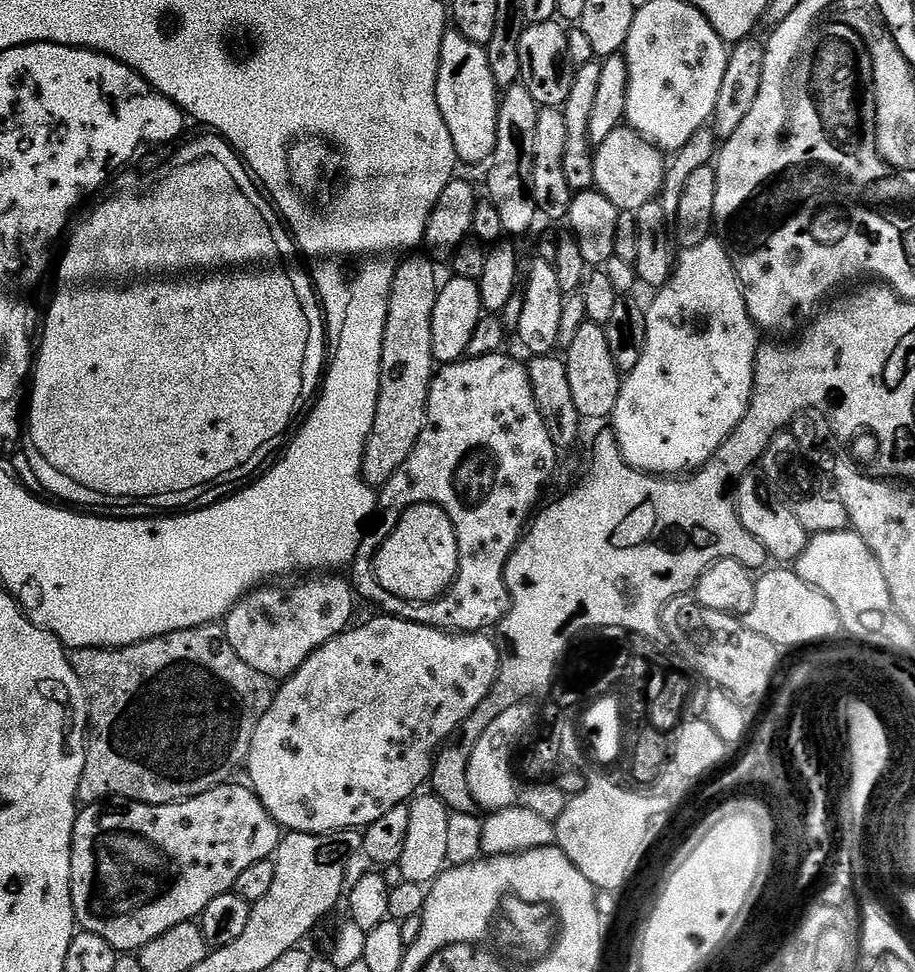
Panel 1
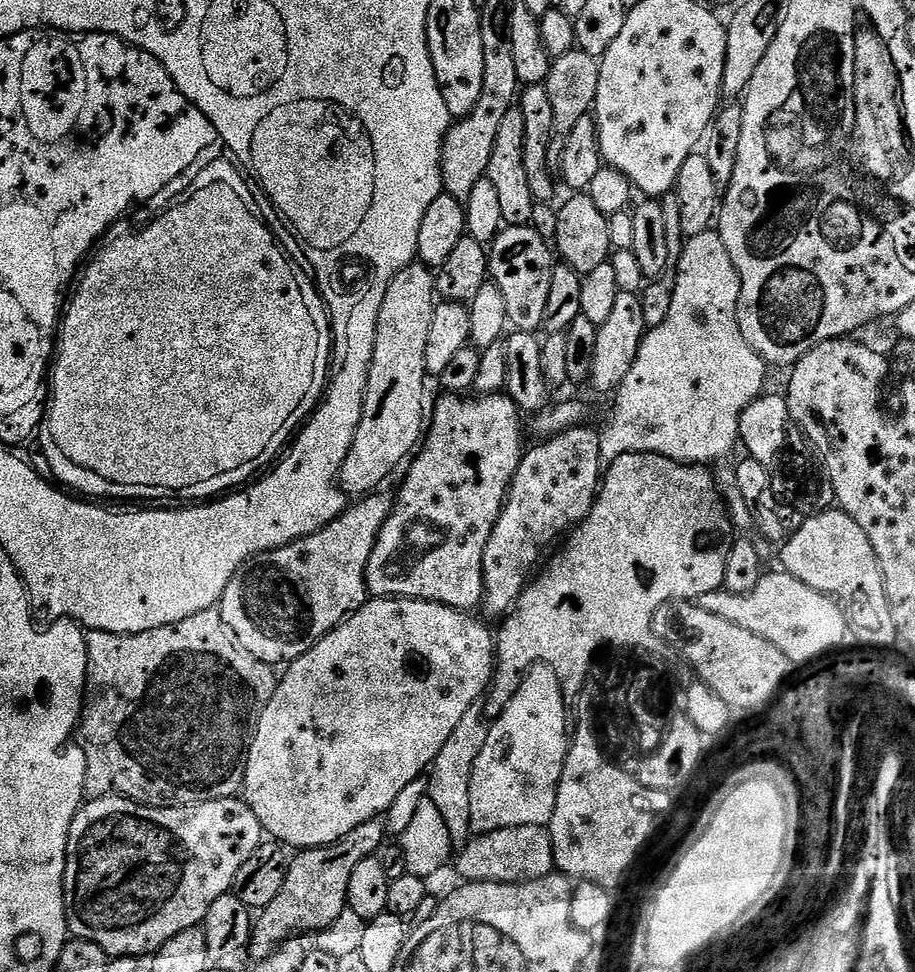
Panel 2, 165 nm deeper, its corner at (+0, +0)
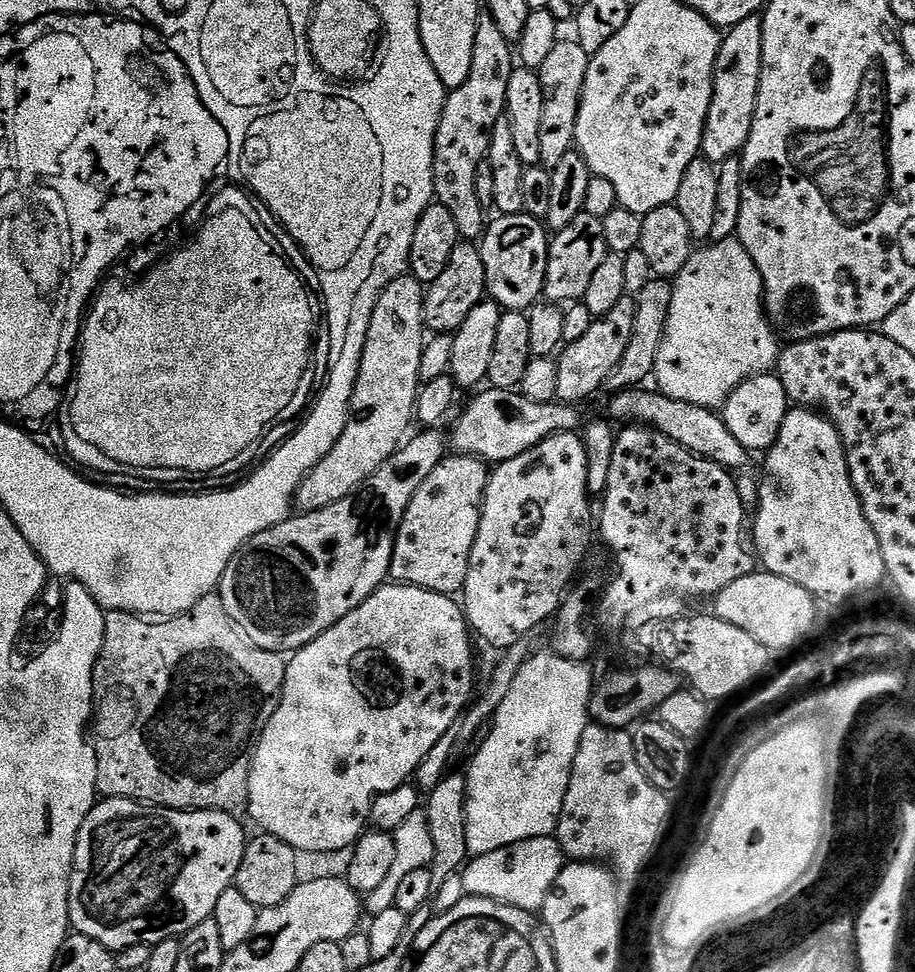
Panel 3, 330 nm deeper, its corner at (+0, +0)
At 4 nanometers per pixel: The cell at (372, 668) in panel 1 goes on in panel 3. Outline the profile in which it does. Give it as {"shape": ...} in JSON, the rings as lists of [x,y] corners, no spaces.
{"shape":[[[385,582],[374,594],[370,594],[370,598],[366,598],[366,602],[362,602],[353,612],[346,614],[346,618],[330,626],[330,630],[311,640],[305,648],[291,653],[284,679],[284,690],[252,753],[246,812],[252,815],[253,822],[260,827],[257,829],[261,833],[286,842],[300,854],[351,849],[366,831],[366,825],[372,814],[372,803],[376,798],[409,783],[415,777],[422,758],[426,758],[426,754],[430,754],[430,749],[438,746],[440,739],[457,727],[458,721],[469,707],[474,696],[472,683],[476,680],[476,668],[472,665],[471,639],[473,640],[473,637],[470,635],[468,621],[464,619],[463,607],[453,597],[427,592],[409,584]]]}

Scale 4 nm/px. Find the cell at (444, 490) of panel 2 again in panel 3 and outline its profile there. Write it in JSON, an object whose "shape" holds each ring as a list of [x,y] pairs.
{"shape":[[[452,454],[418,486],[418,494],[410,498],[410,506],[406,506],[406,514],[396,531],[390,562],[390,576],[395,583],[418,586],[443,596],[463,593],[489,475],[485,461]]]}

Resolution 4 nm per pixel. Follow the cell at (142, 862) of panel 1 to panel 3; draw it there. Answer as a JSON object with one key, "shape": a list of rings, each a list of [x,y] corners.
{"shape":[[[104,798],[101,799],[90,810],[88,817],[82,822],[82,826],[78,830],[76,835],[76,853],[72,859],[72,872],[68,875],[68,923],[79,935],[90,938],[94,942],[98,942],[102,946],[106,946],[108,951],[115,954],[121,952],[123,948],[129,948],[130,946],[142,946],[147,944],[149,946],[162,942],[163,940],[174,940],[184,936],[190,930],[194,930],[194,926],[198,926],[198,922],[206,922],[213,919],[216,914],[216,907],[218,906],[218,898],[222,898],[222,894],[226,894],[226,890],[233,887],[236,875],[238,874],[238,866],[242,866],[242,858],[244,857],[244,849],[246,847],[246,835],[244,836],[244,828],[236,821],[237,817],[230,812],[211,812],[210,810],[202,810],[197,812],[195,810],[181,810],[178,808],[157,808],[155,806],[149,806],[141,804],[135,800],[121,800],[119,798]]]}

